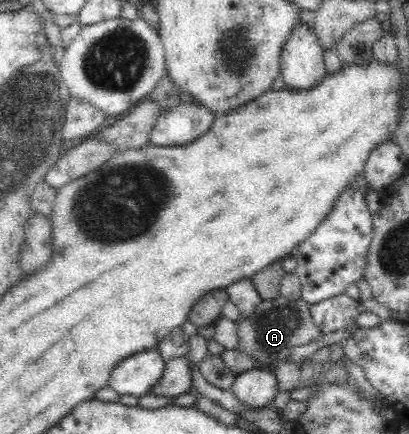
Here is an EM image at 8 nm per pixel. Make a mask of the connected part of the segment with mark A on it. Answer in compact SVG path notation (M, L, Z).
M278 297L262 300L254 313L245 319L242 315L236 319L236 345L235 349L245 353L254 360L254 367L275 371L280 362L292 360L292 351L301 345L312 341L320 341L323 333L316 327L309 310L310 304L301 297L295 300Z

